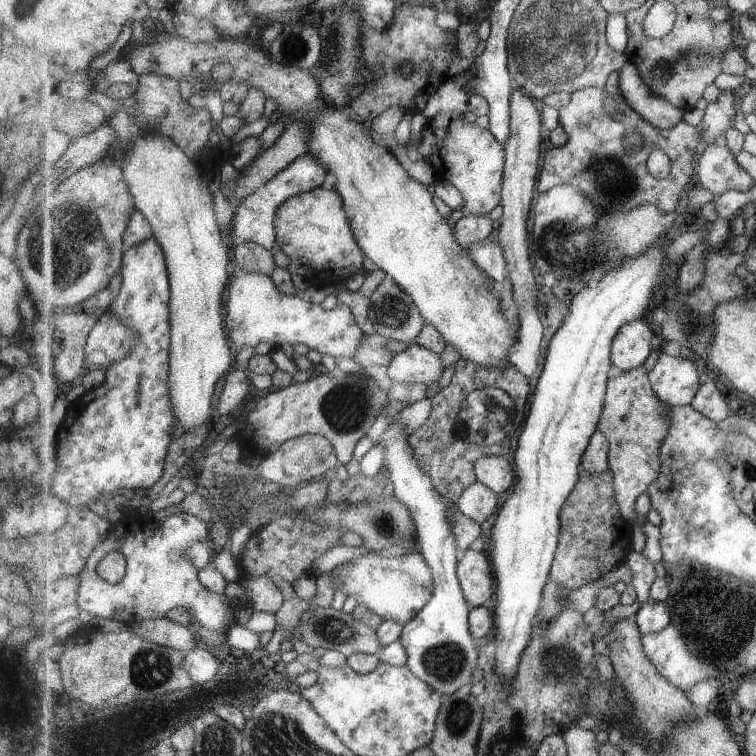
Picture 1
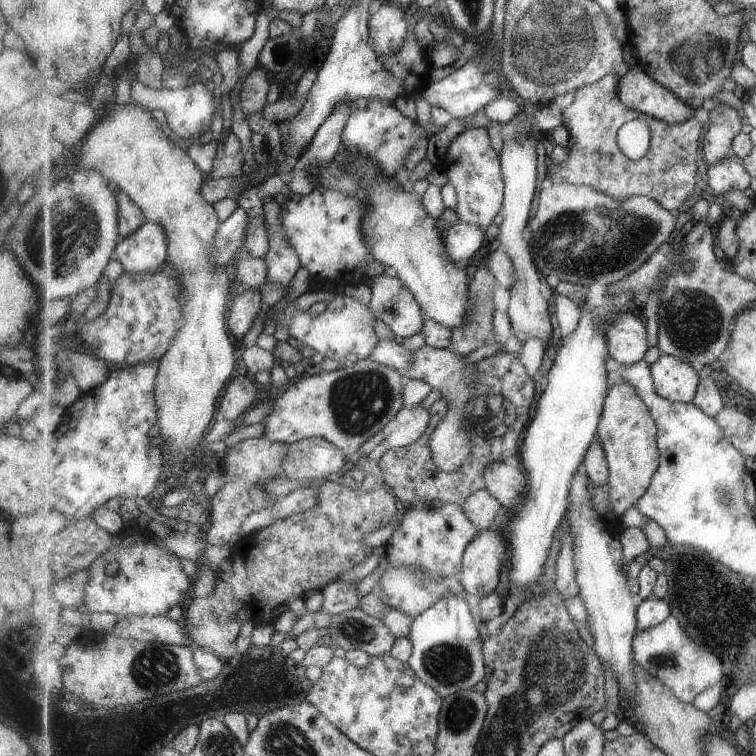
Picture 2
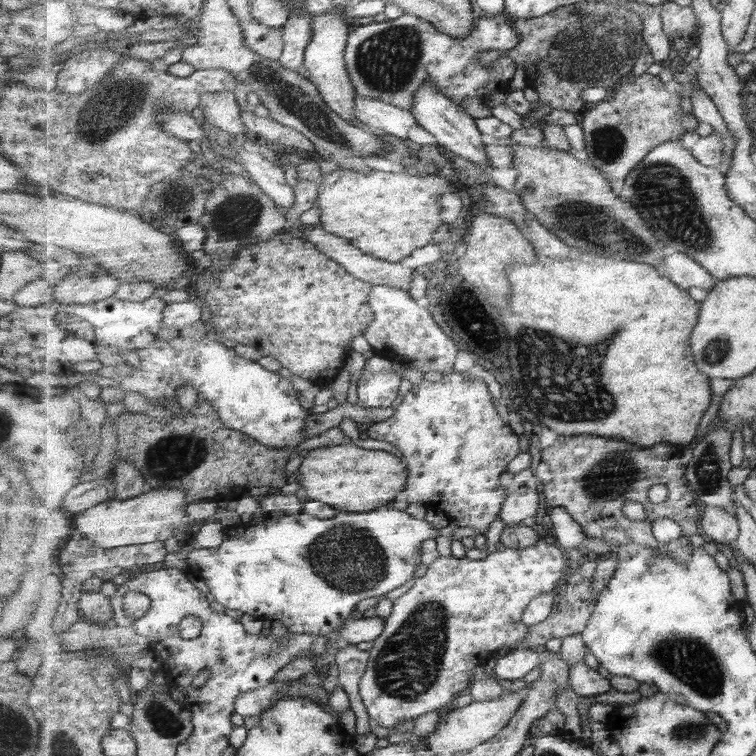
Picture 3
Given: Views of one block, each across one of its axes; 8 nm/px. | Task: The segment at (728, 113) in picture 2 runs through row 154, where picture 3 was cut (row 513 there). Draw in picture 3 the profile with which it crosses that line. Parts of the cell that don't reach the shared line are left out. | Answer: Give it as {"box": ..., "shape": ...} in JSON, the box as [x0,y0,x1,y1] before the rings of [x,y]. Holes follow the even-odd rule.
{"box":[701,506,740,544],"shape":[[[706,506],[701,517],[702,530],[711,538],[710,542],[729,544],[738,540],[740,526],[734,514],[718,506]]]}

